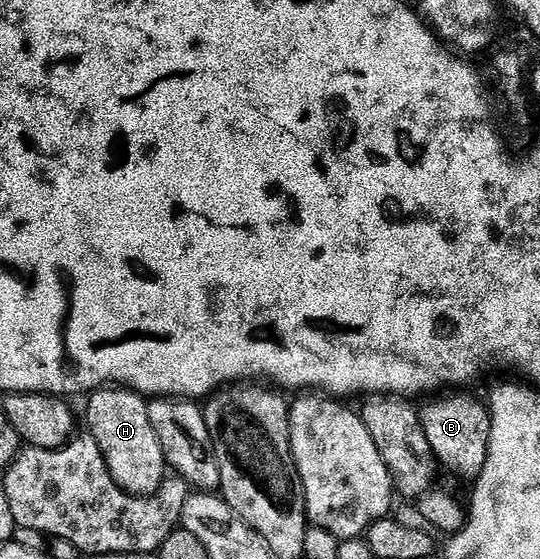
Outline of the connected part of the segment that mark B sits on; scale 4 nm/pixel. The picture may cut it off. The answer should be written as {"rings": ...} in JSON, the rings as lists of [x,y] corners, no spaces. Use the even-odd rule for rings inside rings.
{"rings":[[[443,399],[421,407],[419,411],[423,433],[431,444],[433,455],[438,464],[461,479],[476,481],[480,479],[487,465],[489,442],[491,441],[491,421],[488,406],[475,399]]]}

